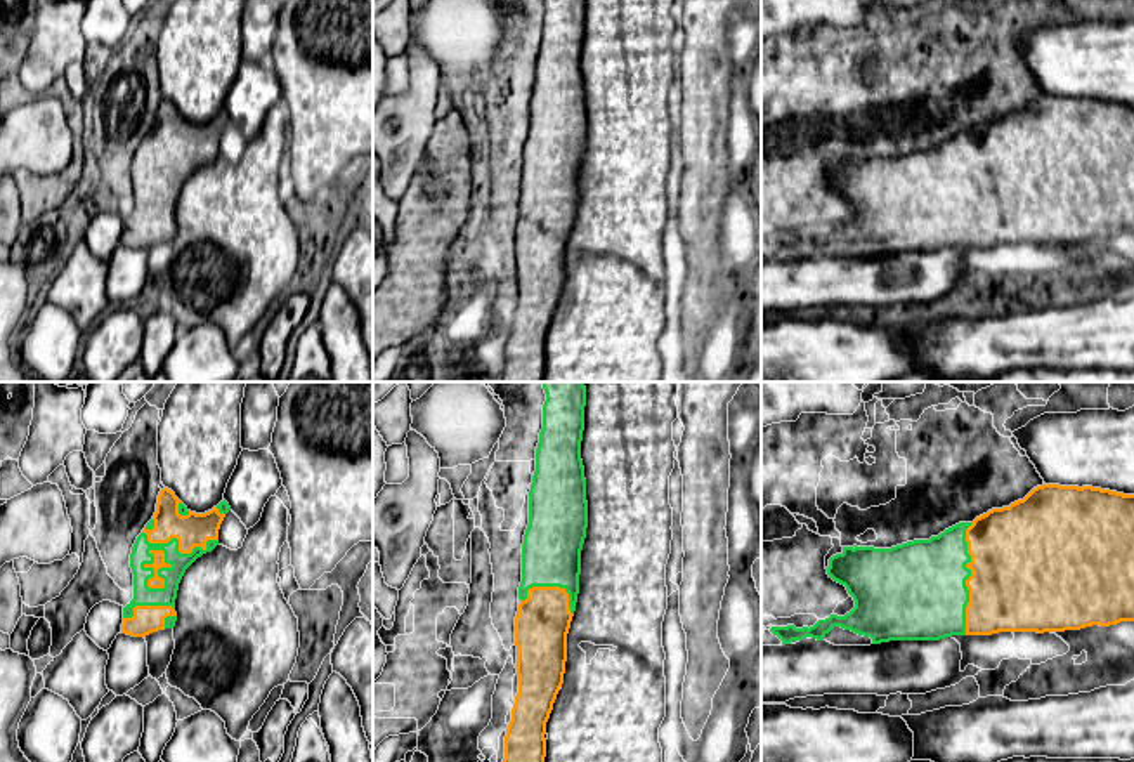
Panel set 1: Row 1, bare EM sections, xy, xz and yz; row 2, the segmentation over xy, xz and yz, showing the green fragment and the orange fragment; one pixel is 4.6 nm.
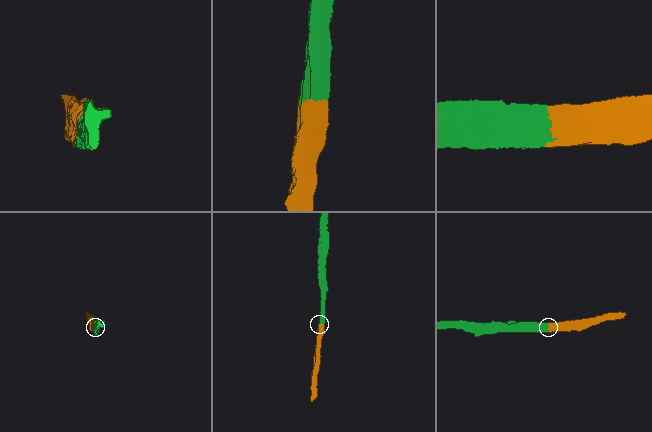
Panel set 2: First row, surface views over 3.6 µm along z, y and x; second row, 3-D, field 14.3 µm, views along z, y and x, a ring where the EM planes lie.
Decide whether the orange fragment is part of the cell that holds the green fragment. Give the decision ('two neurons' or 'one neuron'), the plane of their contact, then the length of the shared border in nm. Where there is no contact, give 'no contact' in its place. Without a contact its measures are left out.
one neuron | xy | 200 nm

